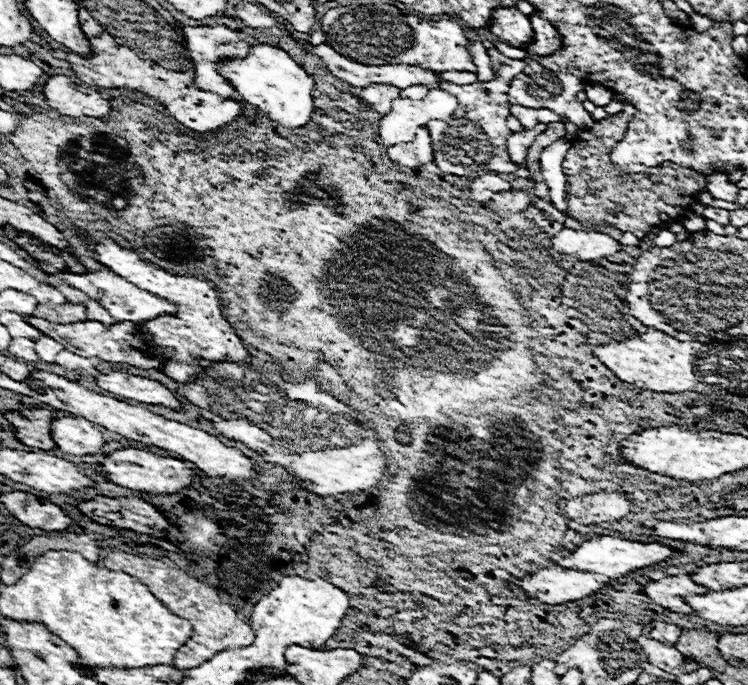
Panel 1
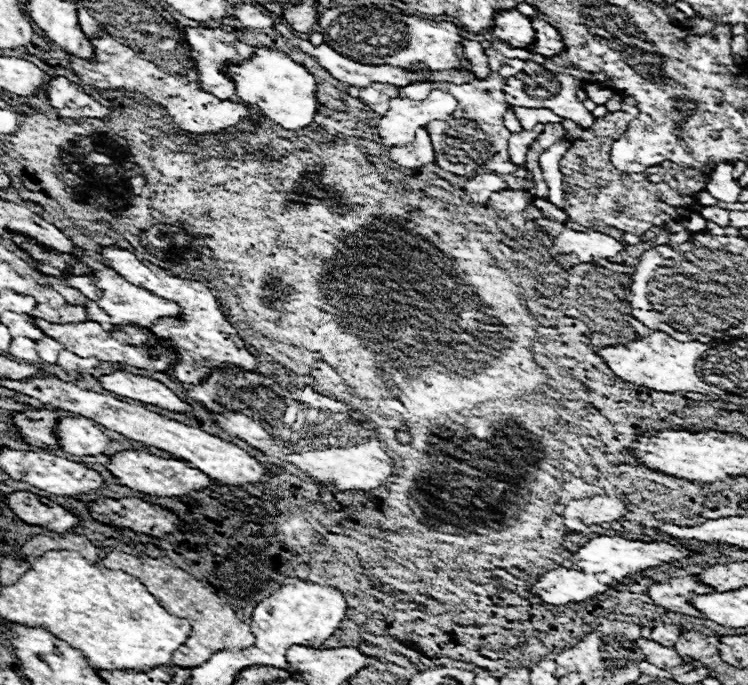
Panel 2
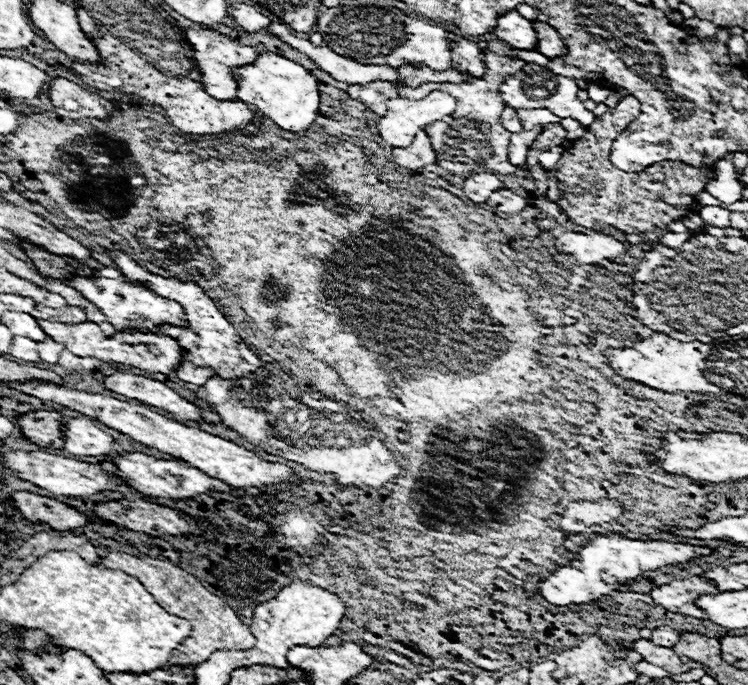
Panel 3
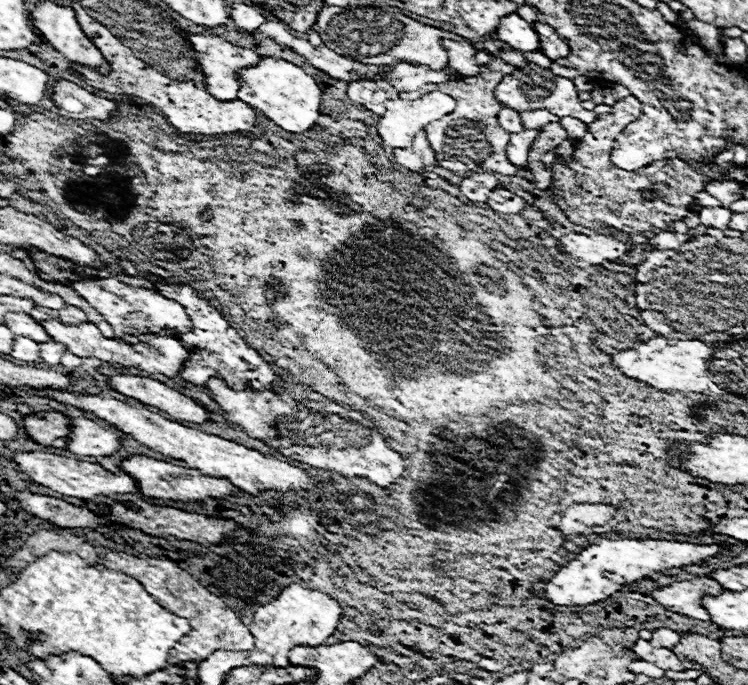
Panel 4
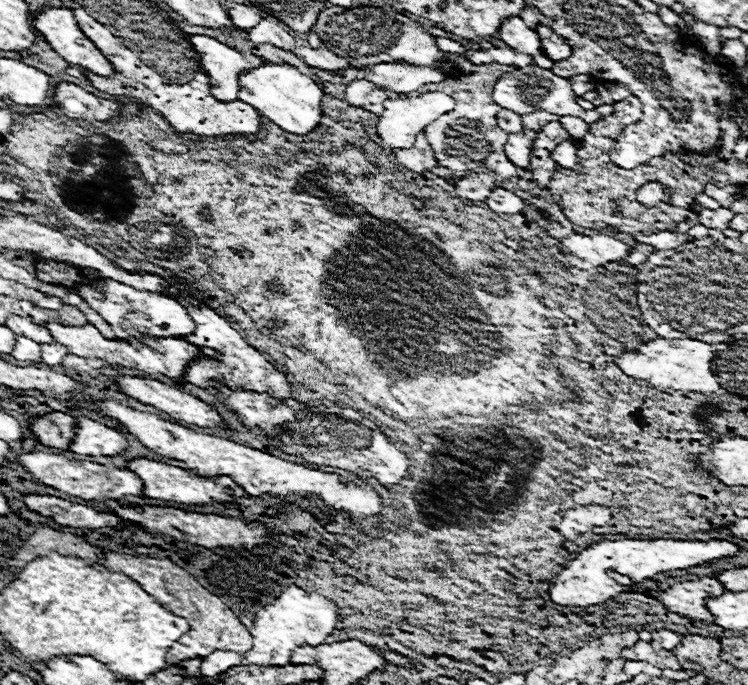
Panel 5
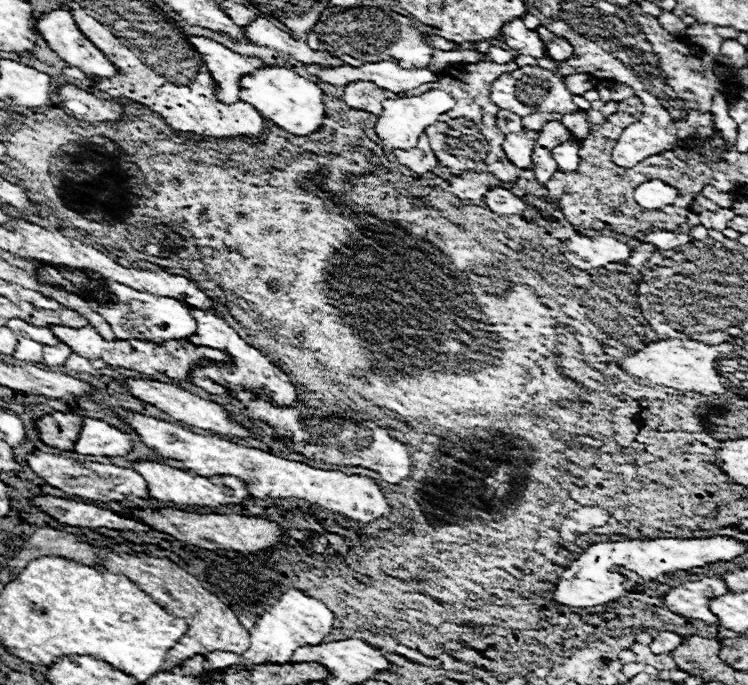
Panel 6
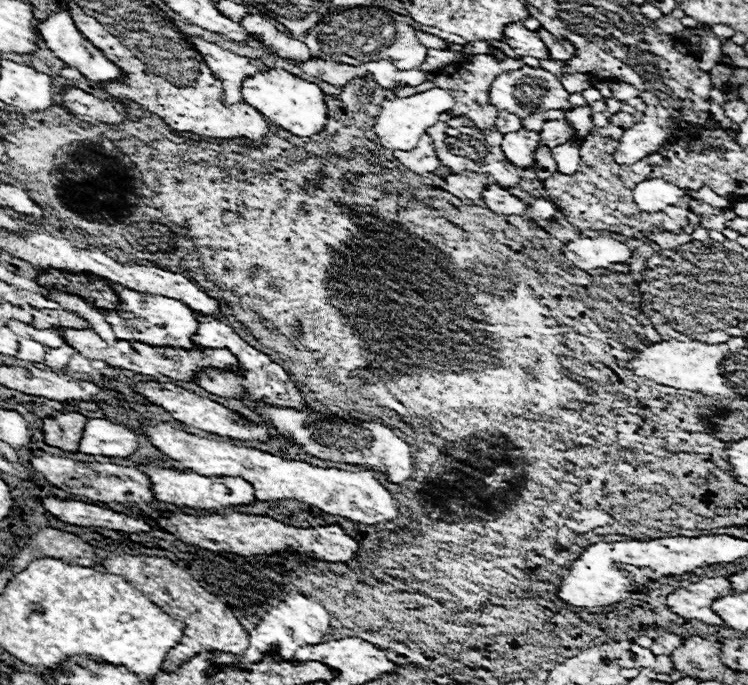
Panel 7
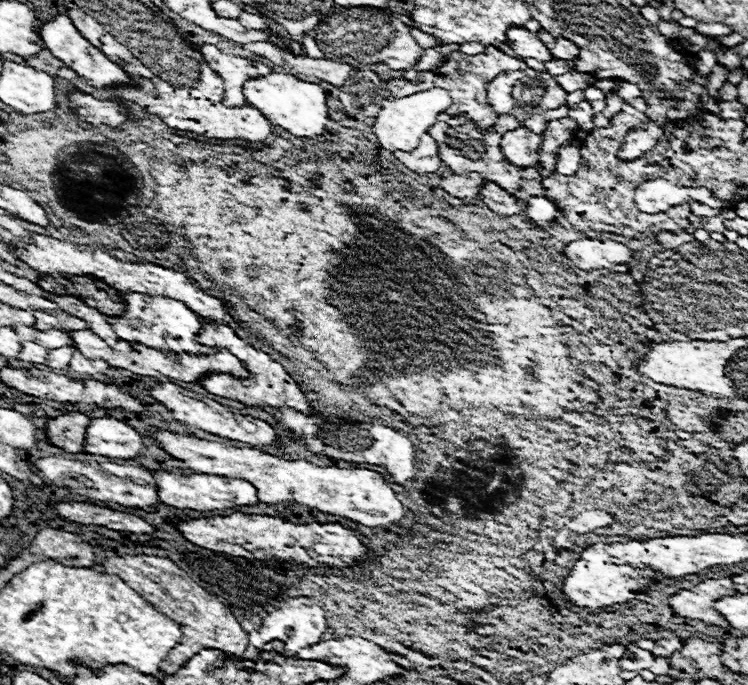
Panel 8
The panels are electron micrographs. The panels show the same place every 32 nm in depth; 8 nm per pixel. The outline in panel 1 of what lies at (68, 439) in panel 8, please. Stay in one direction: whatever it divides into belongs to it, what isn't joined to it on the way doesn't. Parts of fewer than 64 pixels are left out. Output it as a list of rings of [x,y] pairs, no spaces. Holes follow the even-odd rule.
[[[24,408],[24,410],[10,410],[4,412],[4,418],[14,426],[16,438],[30,446],[40,450],[52,450],[56,444],[50,438],[50,422],[52,412],[42,408]]]

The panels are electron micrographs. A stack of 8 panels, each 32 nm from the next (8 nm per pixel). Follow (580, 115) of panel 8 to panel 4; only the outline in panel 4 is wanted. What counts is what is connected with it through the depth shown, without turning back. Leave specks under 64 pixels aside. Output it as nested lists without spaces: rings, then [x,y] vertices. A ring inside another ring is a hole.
[[[560,118],[560,124],[566,128],[570,140],[578,140],[578,138],[582,138],[582,136],[586,134],[586,130],[588,130],[588,126],[582,124],[582,122],[576,120],[576,118]]]

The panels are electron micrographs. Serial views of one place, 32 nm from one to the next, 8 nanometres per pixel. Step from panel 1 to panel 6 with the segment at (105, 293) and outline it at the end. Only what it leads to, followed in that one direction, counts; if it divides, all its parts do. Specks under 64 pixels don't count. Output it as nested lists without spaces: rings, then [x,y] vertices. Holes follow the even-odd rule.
[[[106,280],[104,286],[112,296],[108,304],[100,304],[94,298],[86,298],[86,300],[96,312],[104,316],[104,320],[108,320],[118,340],[138,338],[138,340],[184,340],[188,342],[186,338],[192,332],[196,332],[196,322],[180,300],[168,298],[168,296],[156,296],[150,292],[138,292],[114,280]]]

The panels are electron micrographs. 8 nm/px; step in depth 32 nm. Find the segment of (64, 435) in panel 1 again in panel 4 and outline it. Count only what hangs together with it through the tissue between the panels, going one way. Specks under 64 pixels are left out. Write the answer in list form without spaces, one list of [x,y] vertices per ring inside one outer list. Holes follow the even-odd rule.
[[[86,416],[70,420],[66,450],[78,456],[112,456],[120,448],[120,438]]]

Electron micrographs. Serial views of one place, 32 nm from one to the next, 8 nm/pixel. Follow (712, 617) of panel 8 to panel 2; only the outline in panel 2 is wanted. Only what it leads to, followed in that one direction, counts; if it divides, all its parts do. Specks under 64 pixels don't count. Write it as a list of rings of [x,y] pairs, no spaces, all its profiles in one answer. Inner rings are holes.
[[[692,576],[654,582],[648,588],[648,596],[654,600],[656,606],[664,606],[670,612],[680,612],[686,616],[700,616],[700,612],[696,612],[696,608],[688,604],[688,596],[696,596],[696,592],[714,592],[714,590],[708,588],[706,584],[696,582]]]

